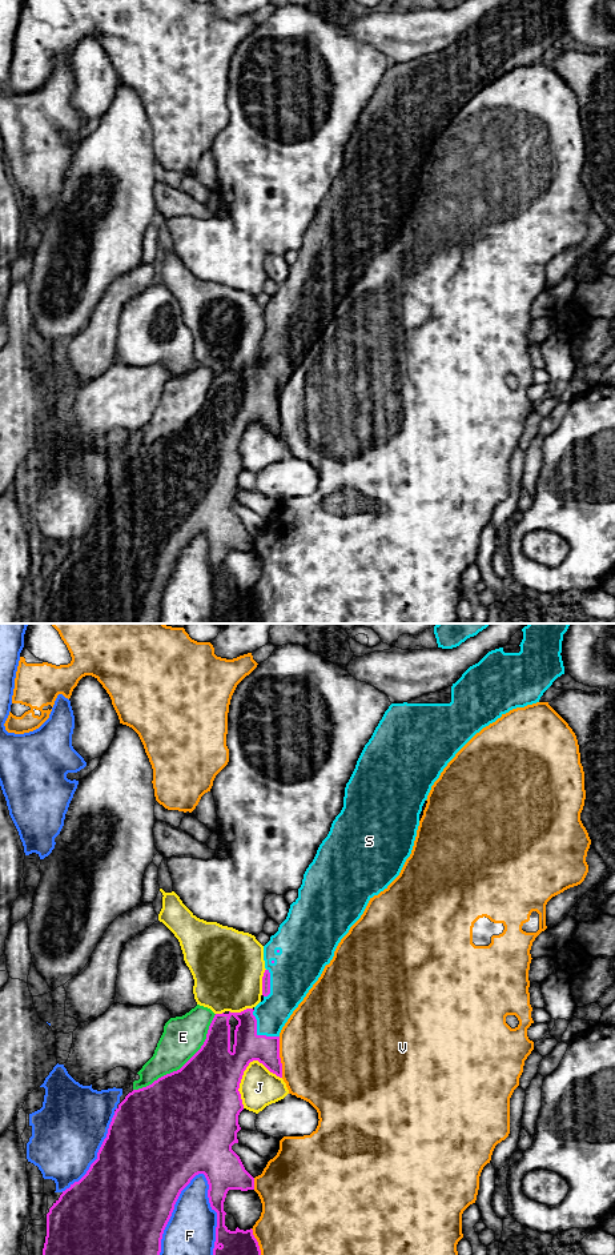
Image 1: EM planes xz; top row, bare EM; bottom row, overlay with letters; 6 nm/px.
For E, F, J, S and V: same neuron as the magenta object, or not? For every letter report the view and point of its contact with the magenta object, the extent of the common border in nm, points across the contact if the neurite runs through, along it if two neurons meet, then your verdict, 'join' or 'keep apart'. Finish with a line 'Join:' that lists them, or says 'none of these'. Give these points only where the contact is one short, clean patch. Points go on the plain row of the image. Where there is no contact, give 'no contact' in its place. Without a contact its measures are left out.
E: xz (184, 425) | 700 nm | keep apart
F: xz (171, 576) | 600 nm | keep apart
J: xz (240, 442) | 300 nm | keep apart
S: xz (256, 393) | 220 nm | join
V: xz (278, 417) | 240 nm | keep apart
Join: S

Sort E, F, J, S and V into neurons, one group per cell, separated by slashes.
E / F / J / S / V

